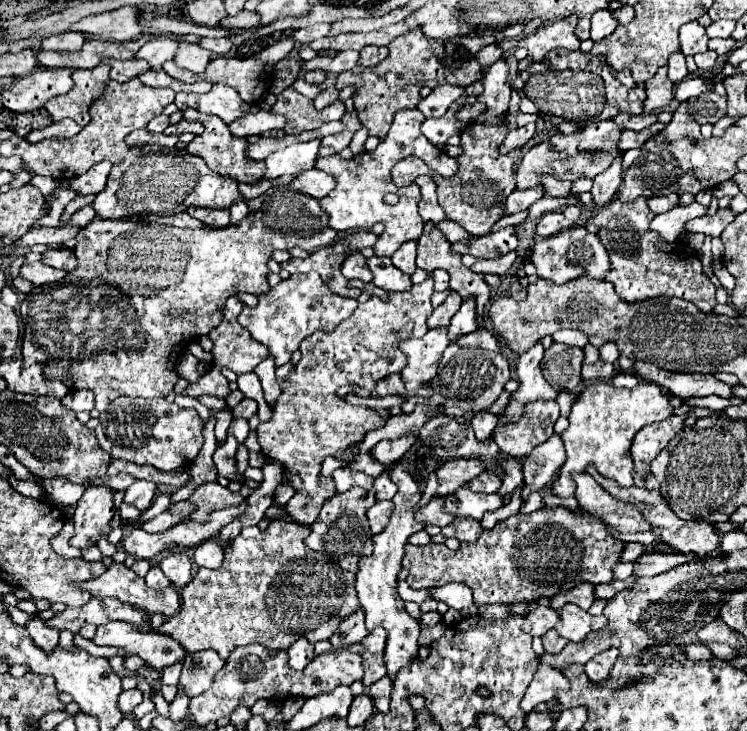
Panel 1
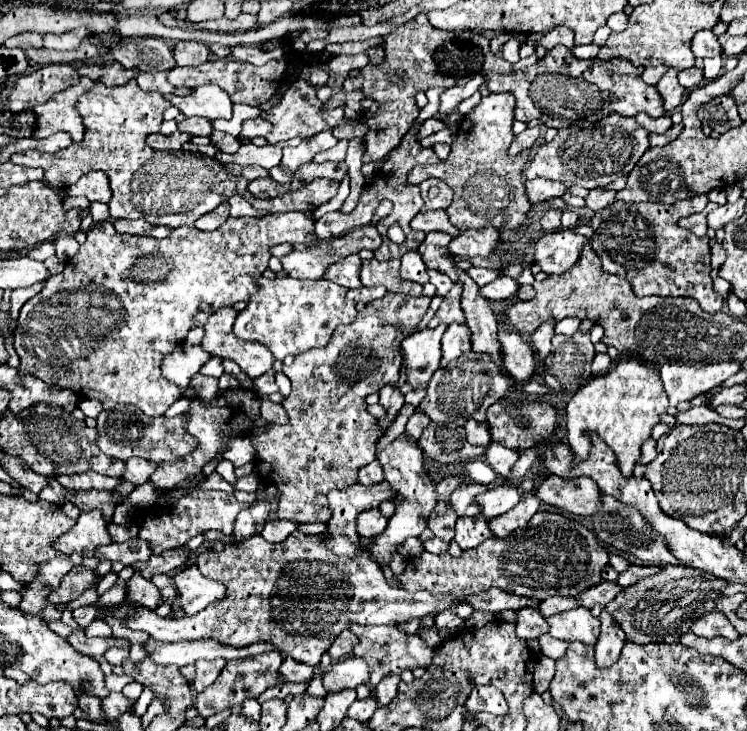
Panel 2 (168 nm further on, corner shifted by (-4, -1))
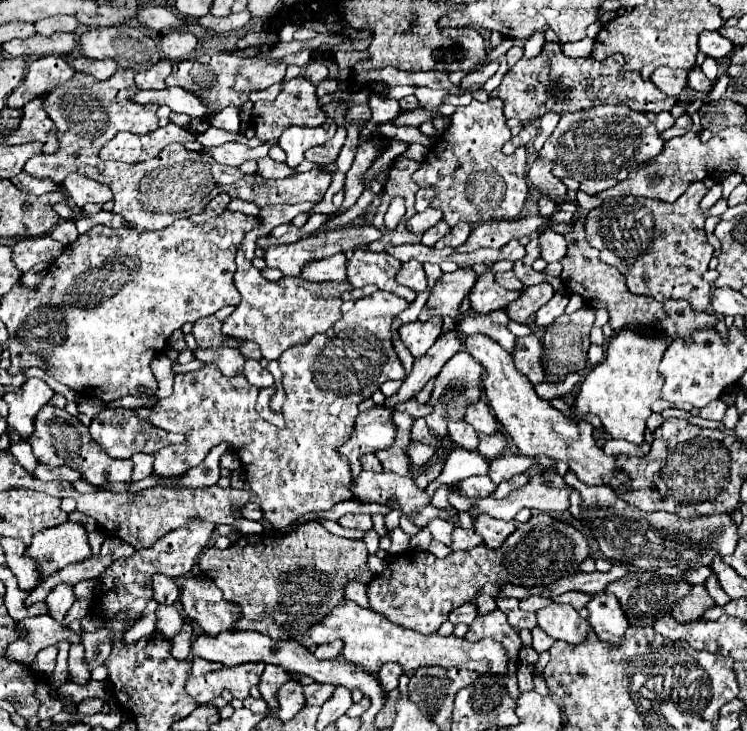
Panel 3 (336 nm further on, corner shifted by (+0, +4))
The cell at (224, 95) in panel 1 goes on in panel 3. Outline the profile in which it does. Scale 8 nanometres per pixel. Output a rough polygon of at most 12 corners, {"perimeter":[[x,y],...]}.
{"perimeter":[[182,87],[138,91],[136,103],[168,105],[176,113],[206,117],[206,105]]}

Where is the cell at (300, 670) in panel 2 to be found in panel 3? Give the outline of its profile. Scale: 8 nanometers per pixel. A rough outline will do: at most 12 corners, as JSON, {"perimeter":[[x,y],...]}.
{"perimeter":[[266,665],[260,687],[270,709],[278,707],[274,695],[292,679],[278,665]]}

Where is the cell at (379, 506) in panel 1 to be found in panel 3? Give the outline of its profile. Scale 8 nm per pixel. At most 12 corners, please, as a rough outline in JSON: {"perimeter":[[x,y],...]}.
{"perimeter":[[354,515],[340,517],[338,523],[342,527],[372,529],[370,515]]}

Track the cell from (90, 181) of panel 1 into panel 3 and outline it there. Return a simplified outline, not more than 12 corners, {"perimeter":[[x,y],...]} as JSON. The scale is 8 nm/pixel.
{"perimeter":[[70,173],[64,185],[72,203],[106,203],[110,187],[80,173]]}

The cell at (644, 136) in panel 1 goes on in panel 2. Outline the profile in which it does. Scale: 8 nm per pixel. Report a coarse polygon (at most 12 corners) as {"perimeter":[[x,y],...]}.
{"perimeter":[[674,124],[666,134],[650,134],[652,146],[666,146],[680,132],[682,124]]}

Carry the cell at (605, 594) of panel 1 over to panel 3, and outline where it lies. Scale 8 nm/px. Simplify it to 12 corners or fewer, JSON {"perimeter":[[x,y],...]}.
{"perimeter":[[568,591],[556,603],[570,603],[576,611],[584,609],[594,595]]}

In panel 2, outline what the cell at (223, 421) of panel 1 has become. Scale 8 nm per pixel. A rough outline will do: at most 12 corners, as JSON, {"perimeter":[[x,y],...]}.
{"perimeter":[[196,373],[190,386],[206,404],[218,393],[218,379]]}

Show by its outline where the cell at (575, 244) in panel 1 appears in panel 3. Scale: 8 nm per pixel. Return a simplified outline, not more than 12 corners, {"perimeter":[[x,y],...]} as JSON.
{"perimeter":[[544,229],[538,237],[546,263],[566,255],[564,235]]}

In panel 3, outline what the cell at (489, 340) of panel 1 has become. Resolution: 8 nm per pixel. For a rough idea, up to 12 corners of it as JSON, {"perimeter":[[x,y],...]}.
{"perimeter":[[536,335],[518,337],[514,367],[534,385],[546,381]]}

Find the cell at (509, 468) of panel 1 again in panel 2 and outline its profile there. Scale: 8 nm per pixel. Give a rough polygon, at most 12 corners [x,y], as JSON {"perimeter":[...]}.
{"perimeter":[[496,442],[488,446],[488,464],[508,478],[518,452]]}

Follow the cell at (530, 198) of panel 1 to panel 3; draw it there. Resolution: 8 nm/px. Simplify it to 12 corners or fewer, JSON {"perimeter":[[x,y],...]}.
{"perimeter":[[536,159],[530,183],[546,197],[560,199],[566,185],[552,175],[552,163]]}

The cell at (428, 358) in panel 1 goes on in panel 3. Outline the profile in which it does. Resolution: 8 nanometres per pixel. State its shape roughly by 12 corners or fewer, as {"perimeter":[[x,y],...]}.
{"perimeter":[[442,317],[406,323],[398,329],[418,359],[442,333]]}

